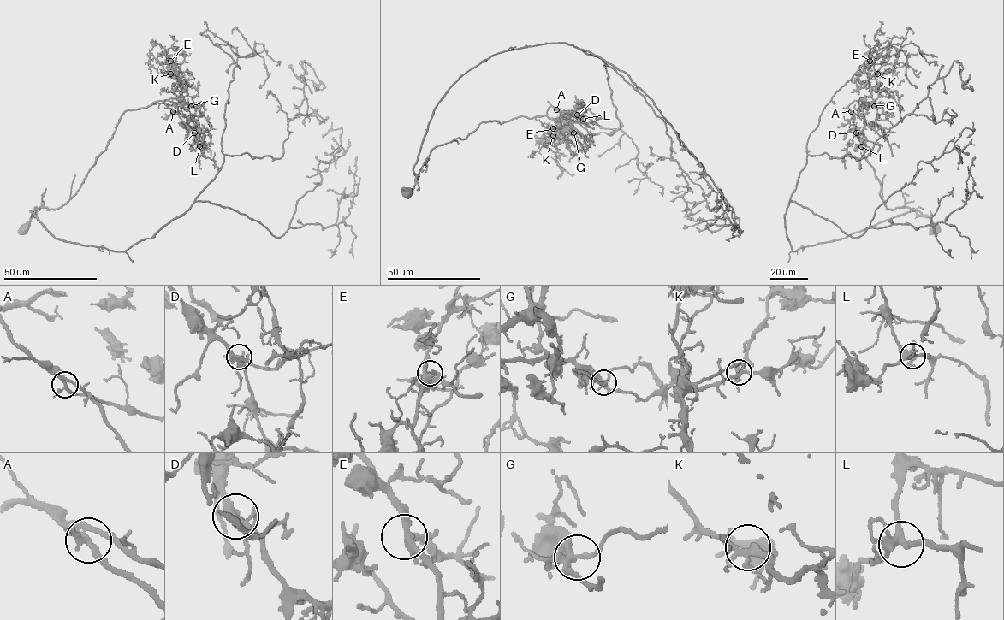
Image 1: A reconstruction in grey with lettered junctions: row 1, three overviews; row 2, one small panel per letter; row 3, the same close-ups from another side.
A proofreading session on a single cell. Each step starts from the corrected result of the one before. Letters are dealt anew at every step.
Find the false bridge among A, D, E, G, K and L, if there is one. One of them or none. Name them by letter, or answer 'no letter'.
no letter

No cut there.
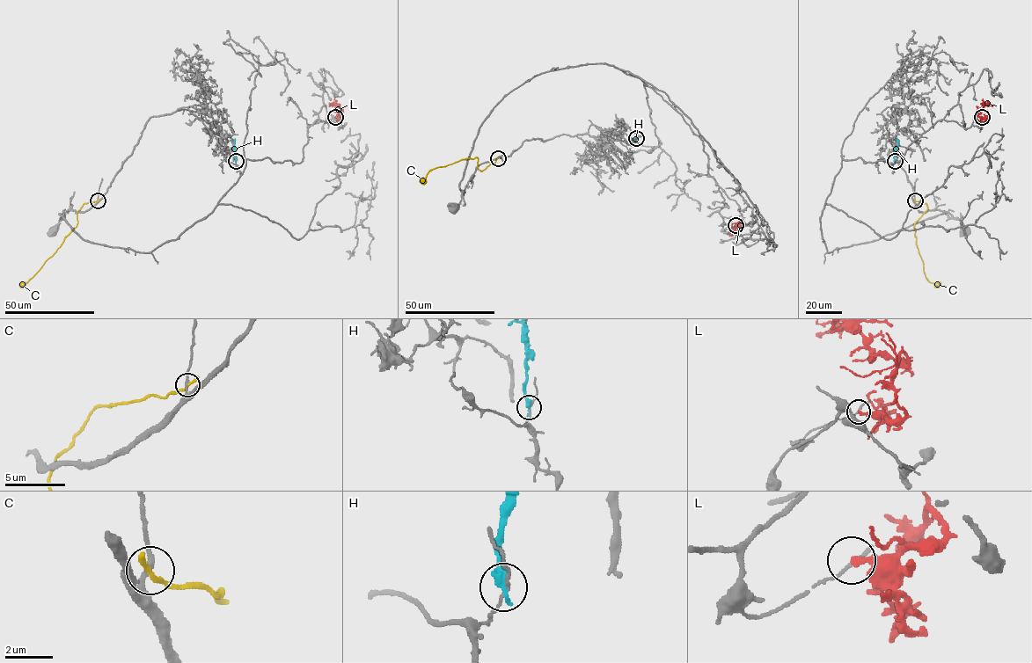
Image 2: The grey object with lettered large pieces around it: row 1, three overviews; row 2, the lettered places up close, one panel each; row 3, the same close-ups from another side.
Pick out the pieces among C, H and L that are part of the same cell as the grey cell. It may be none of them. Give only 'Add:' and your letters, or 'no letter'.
Add: no letter

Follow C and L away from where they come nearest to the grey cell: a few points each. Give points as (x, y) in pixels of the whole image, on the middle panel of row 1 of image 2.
C: (498, 158), (481, 171), (475, 157), (438, 166), (431, 170), (420, 182)
L: (735, 225), (742, 222), (729, 236)

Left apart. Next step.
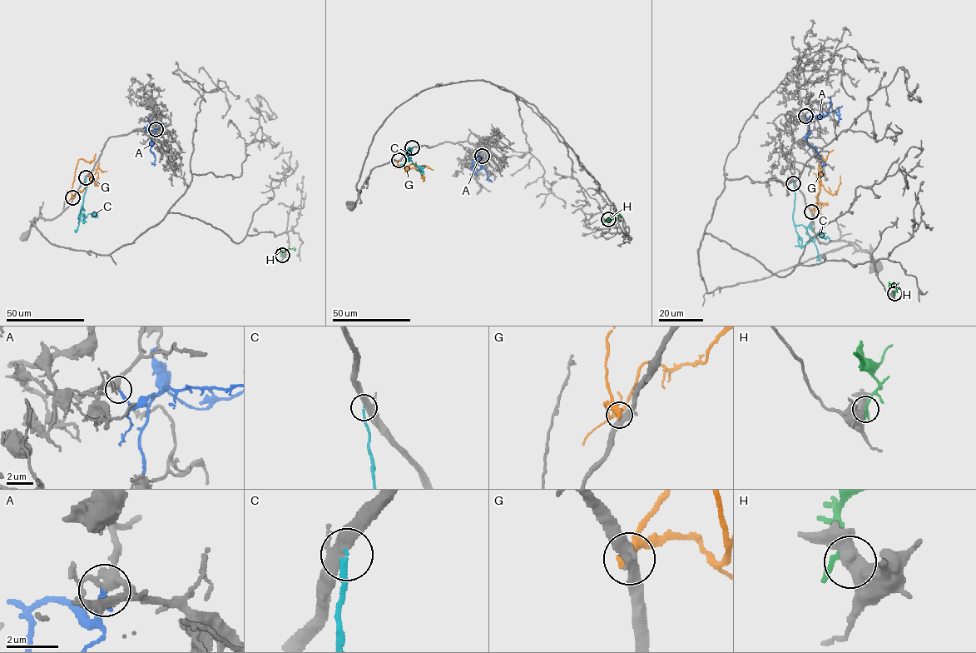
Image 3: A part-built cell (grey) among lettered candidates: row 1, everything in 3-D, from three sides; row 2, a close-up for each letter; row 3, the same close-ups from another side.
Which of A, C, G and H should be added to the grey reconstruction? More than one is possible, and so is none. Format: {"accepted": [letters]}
{"accepted": ["A"]}

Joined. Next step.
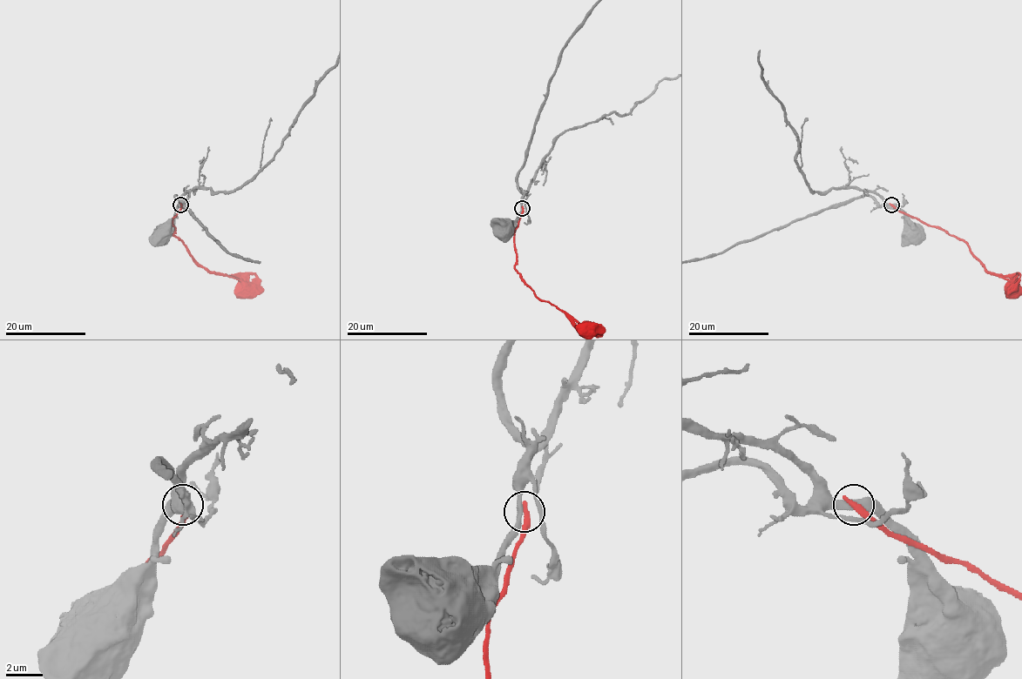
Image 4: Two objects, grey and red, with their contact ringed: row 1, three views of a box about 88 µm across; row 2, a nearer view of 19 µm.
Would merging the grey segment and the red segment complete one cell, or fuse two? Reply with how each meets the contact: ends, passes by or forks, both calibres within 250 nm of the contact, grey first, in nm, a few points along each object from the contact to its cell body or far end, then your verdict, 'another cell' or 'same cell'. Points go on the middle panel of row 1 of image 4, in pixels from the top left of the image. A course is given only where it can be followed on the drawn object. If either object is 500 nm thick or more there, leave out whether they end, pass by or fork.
grey passes by; red ends there; 360 nm thick on the grey side, 380 nm on the other; grey runs (522, 209), (516, 227), (507, 237), (506, 232); red runs (522, 209), (514, 233), (516, 272), (541, 300), (554, 305), (582, 325), (591, 325), (590, 328); another cell

